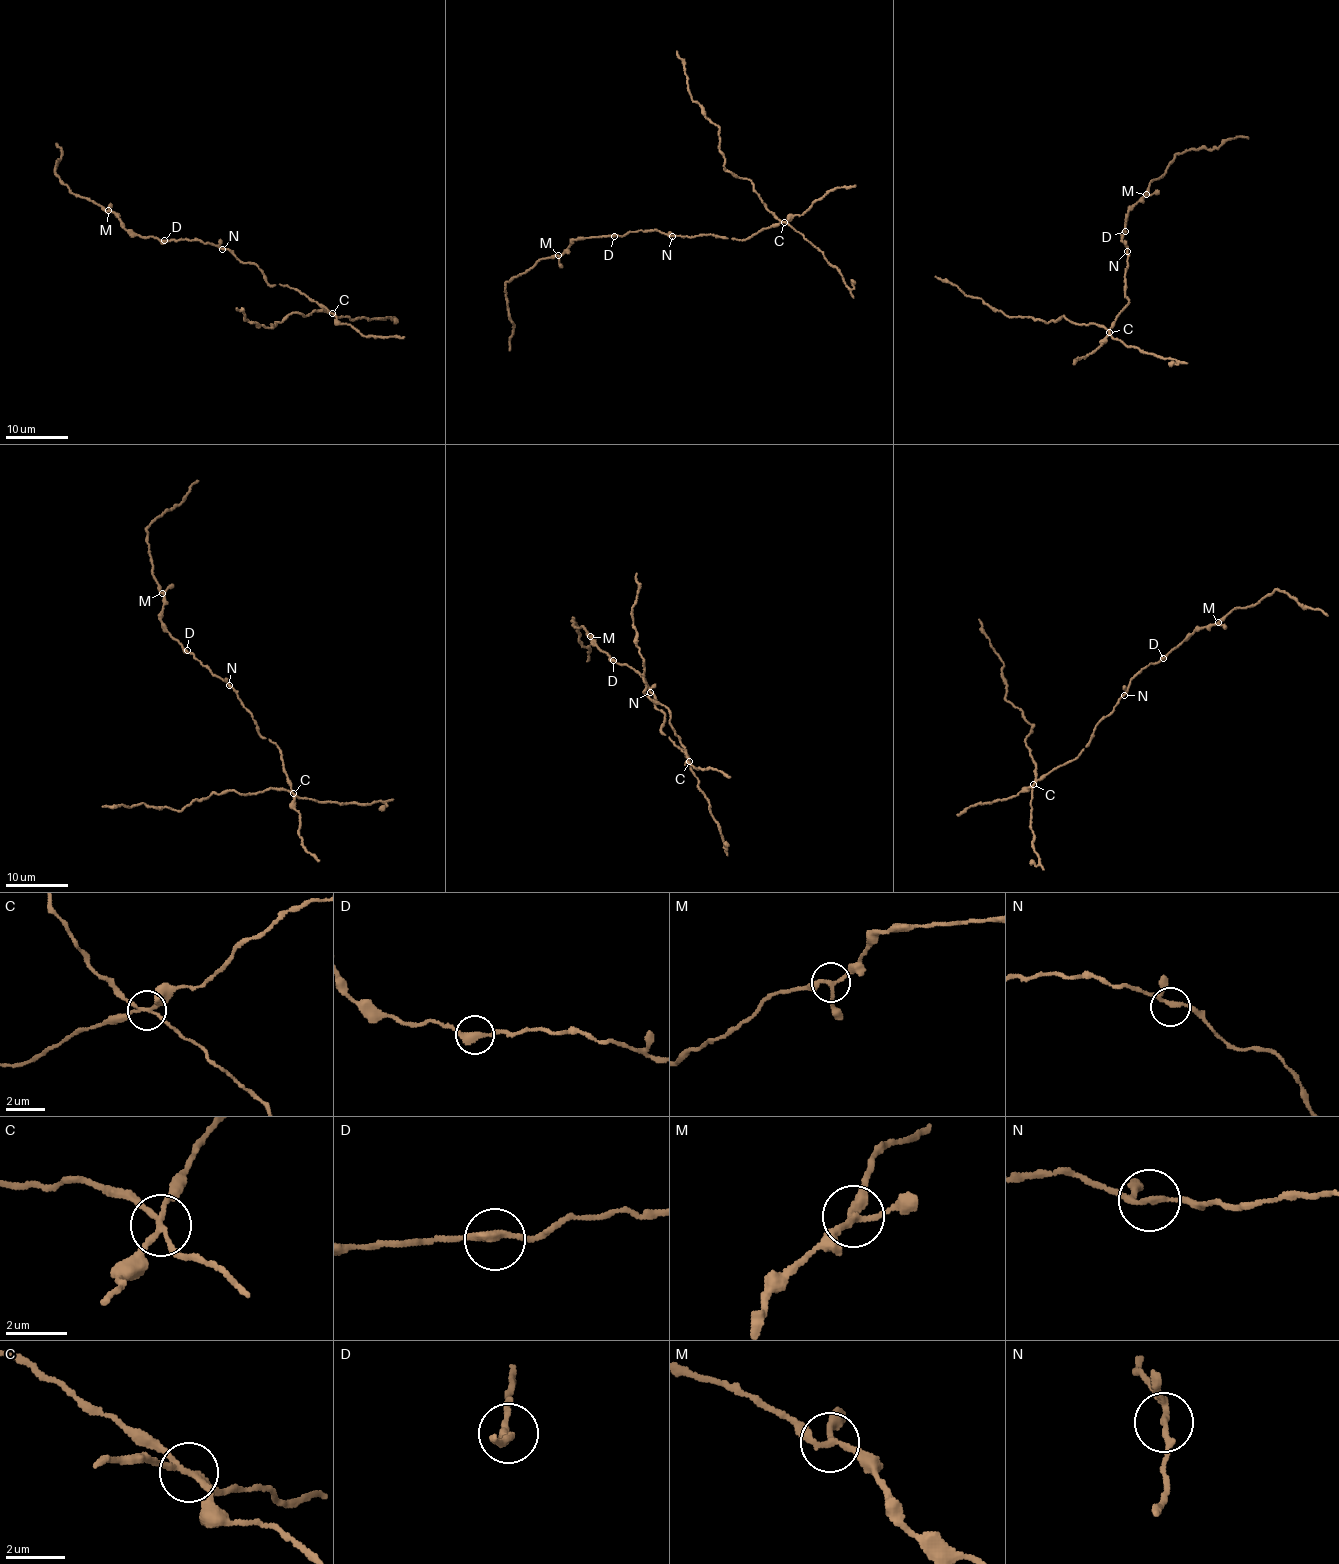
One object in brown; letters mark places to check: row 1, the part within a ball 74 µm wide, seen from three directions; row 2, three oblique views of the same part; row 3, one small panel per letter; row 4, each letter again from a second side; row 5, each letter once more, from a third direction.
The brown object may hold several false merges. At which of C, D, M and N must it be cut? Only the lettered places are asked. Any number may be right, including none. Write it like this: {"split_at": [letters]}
{"split_at": ["C"]}

